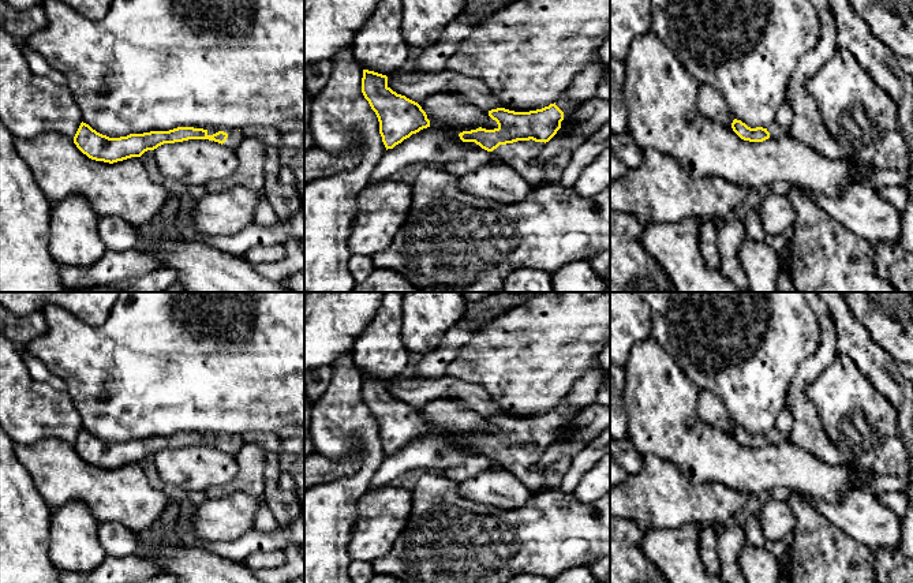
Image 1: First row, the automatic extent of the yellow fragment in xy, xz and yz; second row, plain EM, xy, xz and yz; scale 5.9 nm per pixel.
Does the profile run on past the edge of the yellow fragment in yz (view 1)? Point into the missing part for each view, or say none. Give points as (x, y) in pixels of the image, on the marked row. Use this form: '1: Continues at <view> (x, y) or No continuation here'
1: Continues at yz (775, 131)

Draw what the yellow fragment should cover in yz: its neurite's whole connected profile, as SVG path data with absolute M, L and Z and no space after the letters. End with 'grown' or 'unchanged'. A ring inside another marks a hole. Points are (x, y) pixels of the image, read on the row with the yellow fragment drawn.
M734 119L731 123L733 131L744 141L749 142L763 142L768 138L778 139L786 134L789 134L789 130L778 126L775 122L763 127L751 128L741 120Z; grown

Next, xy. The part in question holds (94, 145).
M82 122L74 137L74 143L89 158L113 164L131 157L141 157L145 152L154 150L164 143L188 139L209 139L218 142L231 150L236 150L244 137L237 128L203 128L195 126L109 138Z; grown

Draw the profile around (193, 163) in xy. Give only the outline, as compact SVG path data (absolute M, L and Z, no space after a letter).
M188 139L164 143L154 149L154 158L162 176L182 183L187 190L228 177L237 168L235 150L209 139Z

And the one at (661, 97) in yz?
M651 30L636 37L625 59L624 105L628 115L626 132L641 150L654 149L676 158L692 177L719 176L747 188L785 182L816 194L837 197L847 186L860 184L847 160L830 160L789 134L778 139L749 142L731 128L711 122L697 108L696 81L674 52Z

